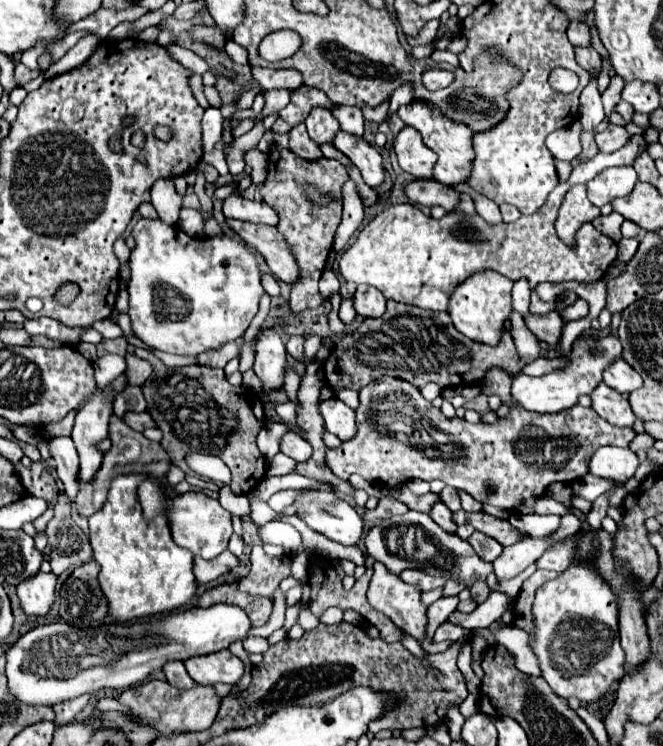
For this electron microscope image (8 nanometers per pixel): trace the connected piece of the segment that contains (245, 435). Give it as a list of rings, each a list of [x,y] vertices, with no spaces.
[[[151,359],[153,373],[143,385],[147,411],[163,431],[161,445],[171,453],[173,463],[187,475],[193,475],[185,457],[189,453],[217,455],[231,471],[231,491],[241,495],[249,493],[265,475],[267,459],[257,449],[257,433],[265,425],[263,403],[257,393],[237,391],[227,383],[223,369],[189,365],[169,369],[163,361]]]

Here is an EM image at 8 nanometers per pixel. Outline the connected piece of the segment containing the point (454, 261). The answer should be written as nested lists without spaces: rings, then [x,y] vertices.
[[[633,135],[631,145],[613,153],[597,153],[593,159],[577,165],[565,183],[559,183],[547,197],[547,203],[533,215],[523,215],[515,223],[491,225],[479,215],[465,217],[459,211],[447,213],[443,219],[427,217],[411,203],[389,205],[377,219],[373,219],[357,237],[357,241],[341,255],[339,273],[345,281],[367,283],[385,293],[387,299],[415,305],[429,311],[447,311],[453,289],[481,271],[497,271],[511,281],[527,279],[531,289],[529,311],[533,315],[547,315],[557,311],[557,303],[545,303],[535,293],[539,283],[577,281],[591,283],[605,277],[607,269],[617,257],[617,243],[599,233],[591,223],[585,223],[577,233],[577,247],[569,249],[555,231],[557,211],[565,193],[577,185],[587,183],[597,173],[613,165],[633,165],[635,157],[645,149],[641,135]]]

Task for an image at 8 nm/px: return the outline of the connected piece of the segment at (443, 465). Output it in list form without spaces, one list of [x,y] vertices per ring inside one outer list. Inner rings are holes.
[[[383,377],[381,381],[367,385],[367,389],[359,393],[359,399],[357,437],[353,441],[343,441],[337,449],[327,449],[327,465],[339,479],[349,479],[353,473],[357,473],[365,479],[381,481],[389,489],[403,485],[409,479],[441,479],[445,485],[469,493],[479,503],[491,503],[499,509],[519,515],[533,513],[535,501],[547,493],[551,483],[573,483],[585,477],[589,473],[589,461],[599,447],[629,447],[637,435],[633,429],[615,429],[597,417],[595,409],[591,407],[575,405],[573,409],[561,411],[557,415],[541,415],[525,411],[514,398],[512,421],[511,417],[506,417],[493,425],[471,425],[457,417],[445,419],[443,413],[435,409],[417,387],[393,377]],[[393,393],[405,393],[405,397],[413,401],[413,409],[417,409],[417,413],[425,413],[425,421],[429,421],[437,433],[453,437],[453,445],[461,449],[461,453],[457,453],[457,461],[429,457],[425,449],[417,449],[417,445],[409,445],[409,441],[401,441],[401,445],[397,445],[397,437],[389,437],[389,433],[381,433],[381,429],[377,429],[377,401],[389,401]]]

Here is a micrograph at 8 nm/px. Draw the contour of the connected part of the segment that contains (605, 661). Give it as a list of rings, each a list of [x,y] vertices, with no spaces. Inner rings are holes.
[[[593,541],[591,553],[579,563],[571,565],[559,577],[543,583],[537,589],[533,601],[533,621],[535,629],[531,633],[531,649],[539,659],[539,667],[543,671],[543,679],[559,697],[577,697],[579,701],[593,703],[599,701],[601,695],[609,693],[611,683],[617,683],[623,675],[625,653],[617,641],[617,597],[611,591],[611,585],[603,579],[603,575],[595,567],[595,559],[599,555],[599,543]]]

